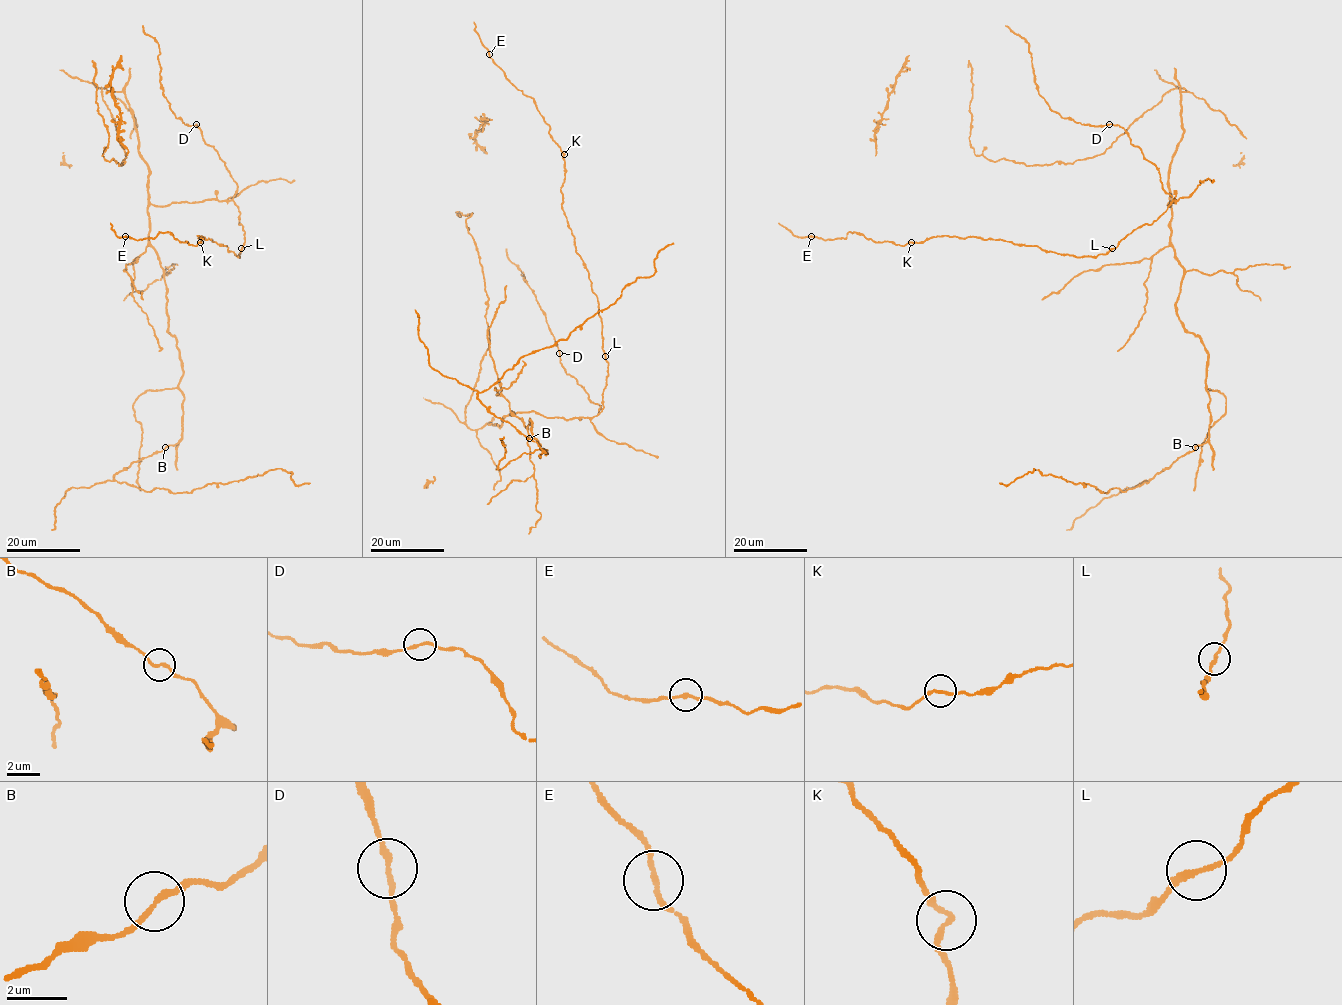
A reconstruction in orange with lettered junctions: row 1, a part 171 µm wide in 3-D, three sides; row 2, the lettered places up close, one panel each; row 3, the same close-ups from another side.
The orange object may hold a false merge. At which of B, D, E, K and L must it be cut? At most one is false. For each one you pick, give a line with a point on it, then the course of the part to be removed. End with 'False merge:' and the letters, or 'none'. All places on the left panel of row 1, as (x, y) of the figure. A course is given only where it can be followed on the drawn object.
False merge: none

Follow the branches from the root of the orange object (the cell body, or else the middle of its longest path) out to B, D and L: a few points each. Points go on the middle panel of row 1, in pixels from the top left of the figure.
B: (511, 414), (520, 419), (526, 427), (530, 419), (532, 421), (532, 434), (547, 453), (529, 438)
D: (511, 414), (534, 411), (566, 419), (598, 414), (601, 406), (592, 402), (566, 372), (559, 353)
L: (511, 414), (534, 411), (548, 418), (566, 419), (596, 416), (603, 407), (603, 391), (608, 374), (605, 356)

